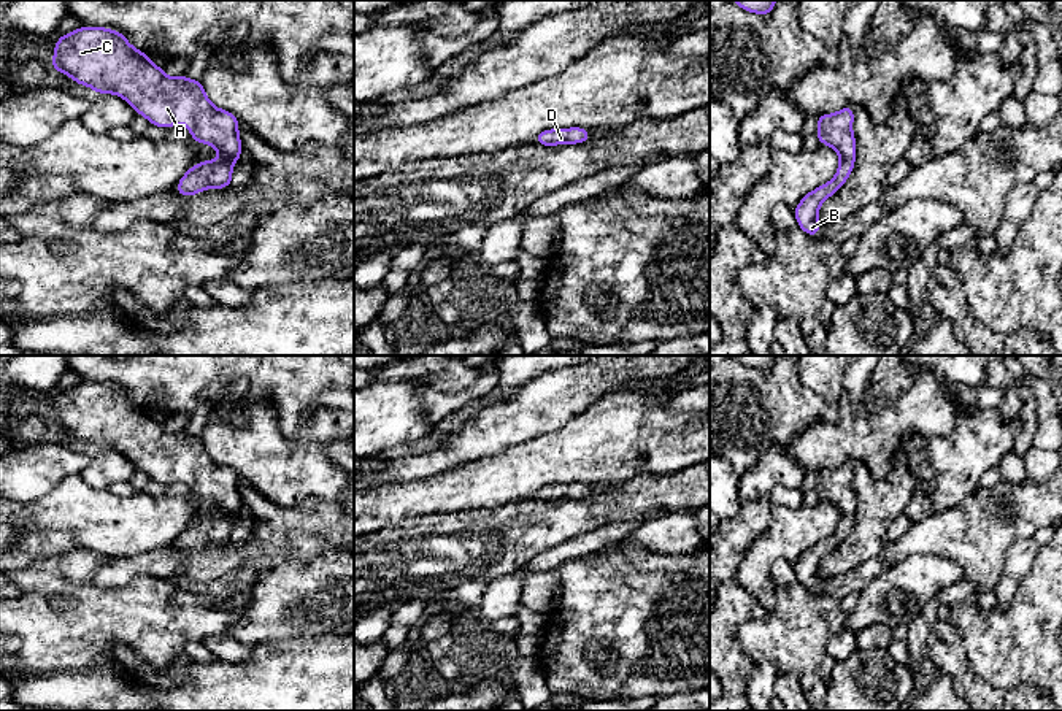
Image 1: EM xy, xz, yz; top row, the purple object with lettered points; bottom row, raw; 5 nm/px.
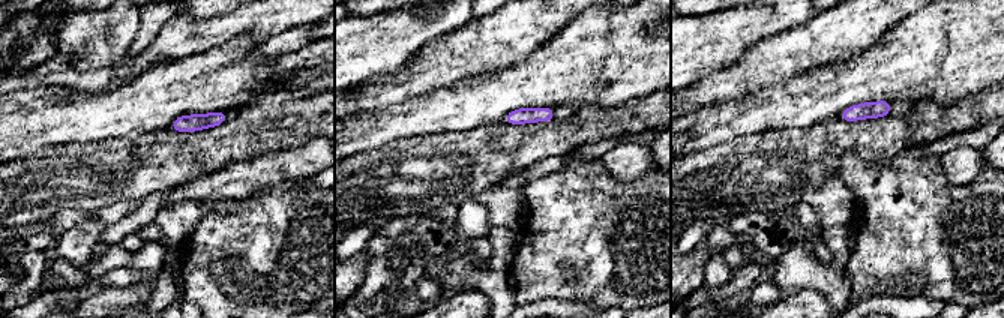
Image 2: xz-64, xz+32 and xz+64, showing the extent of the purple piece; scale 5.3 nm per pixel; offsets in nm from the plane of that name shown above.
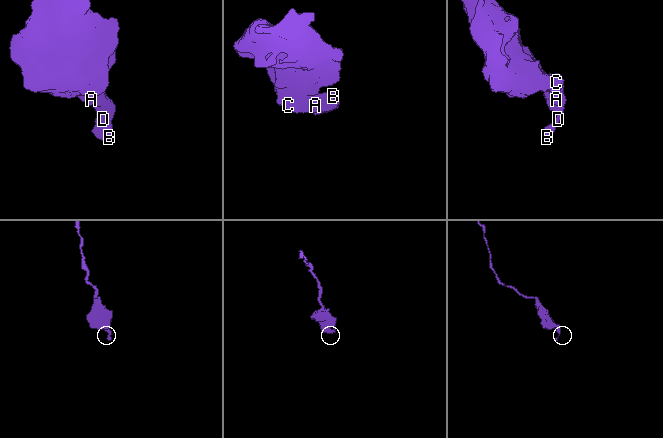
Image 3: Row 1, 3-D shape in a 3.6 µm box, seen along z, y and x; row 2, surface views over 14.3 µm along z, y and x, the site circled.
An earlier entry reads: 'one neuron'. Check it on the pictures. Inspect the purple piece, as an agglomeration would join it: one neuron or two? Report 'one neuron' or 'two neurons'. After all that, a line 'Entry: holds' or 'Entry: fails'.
one neuron
Entry: holds

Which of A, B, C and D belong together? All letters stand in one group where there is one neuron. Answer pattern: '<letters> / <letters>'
A B C D

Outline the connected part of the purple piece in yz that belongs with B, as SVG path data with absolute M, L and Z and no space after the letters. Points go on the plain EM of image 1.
M846 462L833 470L818 471L816 492L821 500L827 500L838 508L840 522L827 540L808 548L794 563L798 582L811 592L819 589L819 562L846 538L854 524L857 502L852 489L852 475L854 462Z

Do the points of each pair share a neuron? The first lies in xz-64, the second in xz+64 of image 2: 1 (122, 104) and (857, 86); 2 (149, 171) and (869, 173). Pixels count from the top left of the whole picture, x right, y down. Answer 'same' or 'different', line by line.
1: same
2: different

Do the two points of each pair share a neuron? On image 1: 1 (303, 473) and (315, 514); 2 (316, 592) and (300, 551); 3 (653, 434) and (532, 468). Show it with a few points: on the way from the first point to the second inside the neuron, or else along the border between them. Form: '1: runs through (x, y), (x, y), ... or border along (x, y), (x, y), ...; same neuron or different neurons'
1: border along (337, 499), (305, 497), (289, 507), (273, 503); different neurons
2: border along (337, 549), (269, 570); different neurons
3: runs through (623, 441), (586, 465), (562, 465); same neuron

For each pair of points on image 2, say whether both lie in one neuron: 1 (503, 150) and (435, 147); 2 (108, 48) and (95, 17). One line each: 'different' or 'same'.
1: same
2: same

